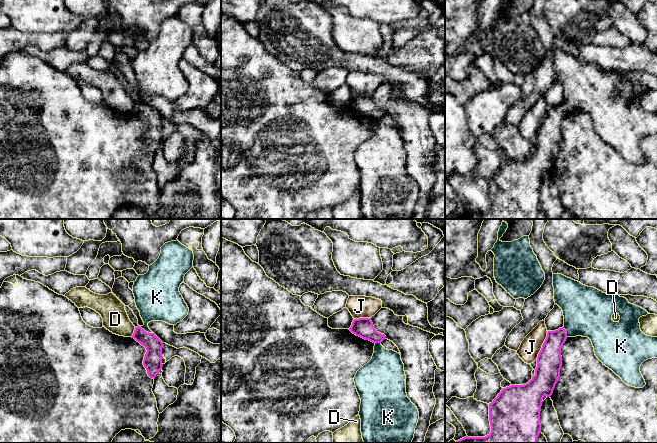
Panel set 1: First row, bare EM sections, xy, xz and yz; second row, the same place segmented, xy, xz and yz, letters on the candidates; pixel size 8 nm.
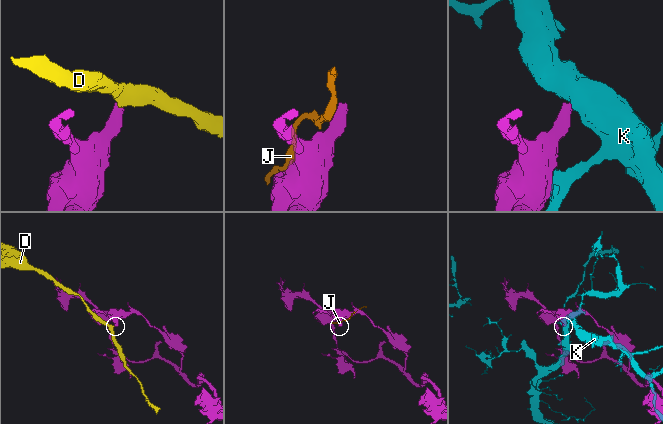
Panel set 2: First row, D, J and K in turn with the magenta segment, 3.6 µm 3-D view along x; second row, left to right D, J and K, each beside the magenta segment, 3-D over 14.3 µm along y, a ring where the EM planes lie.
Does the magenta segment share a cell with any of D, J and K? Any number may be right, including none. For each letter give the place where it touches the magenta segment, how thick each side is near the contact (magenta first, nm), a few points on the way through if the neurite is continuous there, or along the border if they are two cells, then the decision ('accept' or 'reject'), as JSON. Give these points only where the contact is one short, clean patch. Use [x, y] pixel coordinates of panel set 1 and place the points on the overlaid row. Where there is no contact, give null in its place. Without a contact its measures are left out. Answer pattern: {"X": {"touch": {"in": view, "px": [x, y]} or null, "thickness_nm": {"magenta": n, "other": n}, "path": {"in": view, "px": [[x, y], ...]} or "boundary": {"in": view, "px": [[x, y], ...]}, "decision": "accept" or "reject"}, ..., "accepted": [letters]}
{"D": {"touch": {"in": "xy", "px": [134, 332]}, "thickness_nm": {"magenta": 140, "other": 200}, "boundary": {"in": "xy", "px": [[135, 327], [130, 336]]}, "decision": "reject"}, "J": {"touch": {"in": "yz", "px": [542, 345]}, "thickness_nm": {"magenta": 200, "other": 160}, "boundary": {"in": "yz", "px": [[548, 331], [536, 358]]}, "decision": "reject"}, "K": {"touch": {"in": "xy", "px": [145, 331]}, "thickness_nm": {"magenta": 150, "other": 300}, "decision": "reject"}, "accepted": []}

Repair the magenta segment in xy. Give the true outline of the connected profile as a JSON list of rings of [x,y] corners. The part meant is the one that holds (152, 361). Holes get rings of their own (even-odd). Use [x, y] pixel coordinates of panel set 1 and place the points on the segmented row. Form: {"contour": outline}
{"contour": [[[140,326],[135,327],[134,333],[131,337],[146,348],[147,352],[144,356],[143,365],[147,370],[148,376],[155,379],[163,366],[163,342],[154,333],[148,333]]]}

